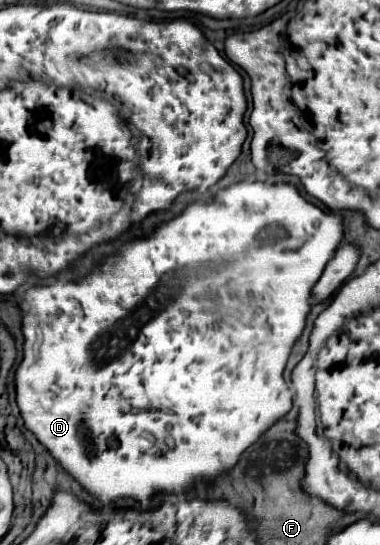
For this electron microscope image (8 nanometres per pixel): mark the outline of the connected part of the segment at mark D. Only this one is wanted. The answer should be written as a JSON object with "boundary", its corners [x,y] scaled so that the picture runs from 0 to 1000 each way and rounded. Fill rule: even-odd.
{"boundary":[[[624,334],[576,352],[550,374],[497,374],[476,396],[424,411],[392,437],[324,451],[308,470],[292,470],[271,488],[234,503],[218,521],[203,517],[203,536],[192,528],[197,517],[150,517],[134,525],[76,528],[66,536],[76,565],[61,580],[66,657],[45,683],[45,741],[55,749],[66,782],[134,829],[134,837],[150,840],[161,855],[271,925],[292,925],[303,914],[324,910],[345,910],[376,925],[408,903],[487,903],[524,881],[571,877],[582,866],[613,859],[629,844],[629,833],[639,833],[645,822],[661,818],[724,771],[766,752],[766,719],[745,697],[755,650],[766,650],[766,639],[803,598],[803,580],[818,561],[818,528],[850,503],[850,492],[887,459],[897,437],[897,400],[882,389],[850,389],[829,374],[813,374],[771,338]],[[716,422],[747,422],[753,433],[713,433]],[[282,617],[287,642],[266,642],[266,628],[282,628]],[[371,741],[382,749],[376,756],[324,756],[329,745],[371,749]]]}

